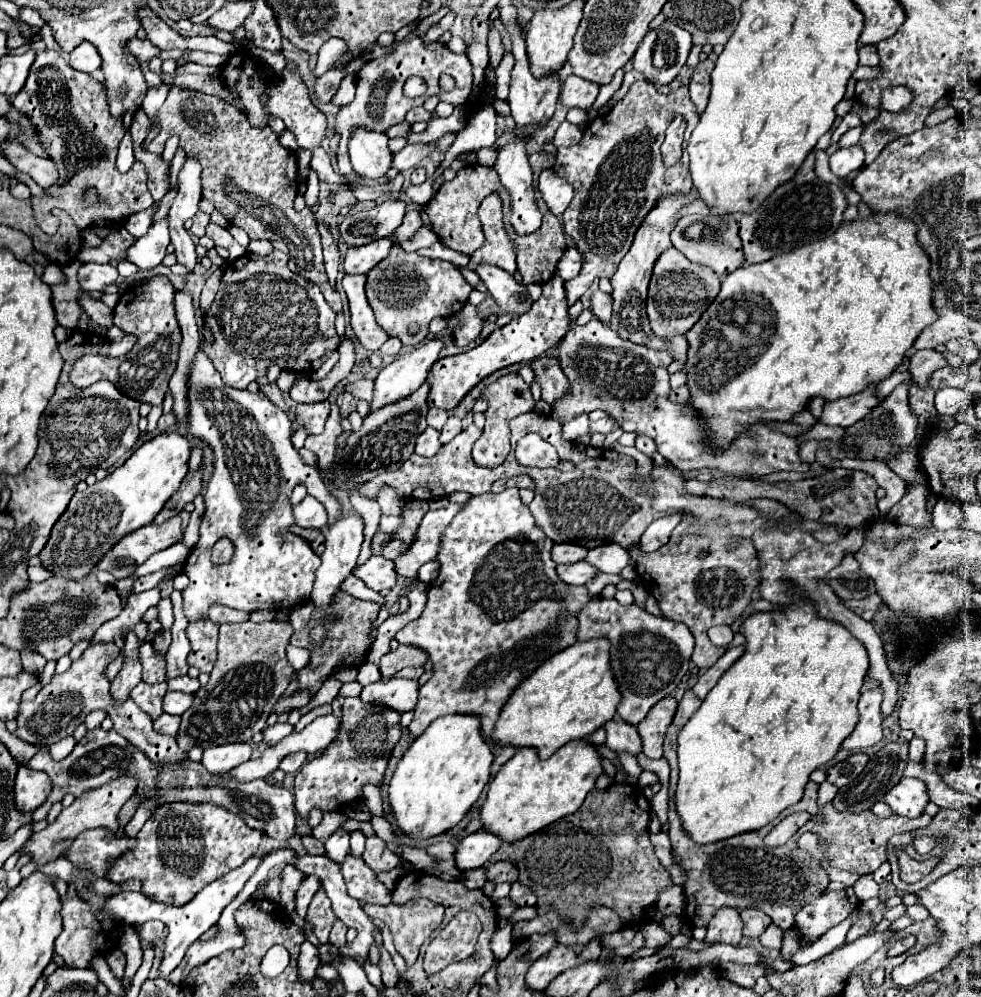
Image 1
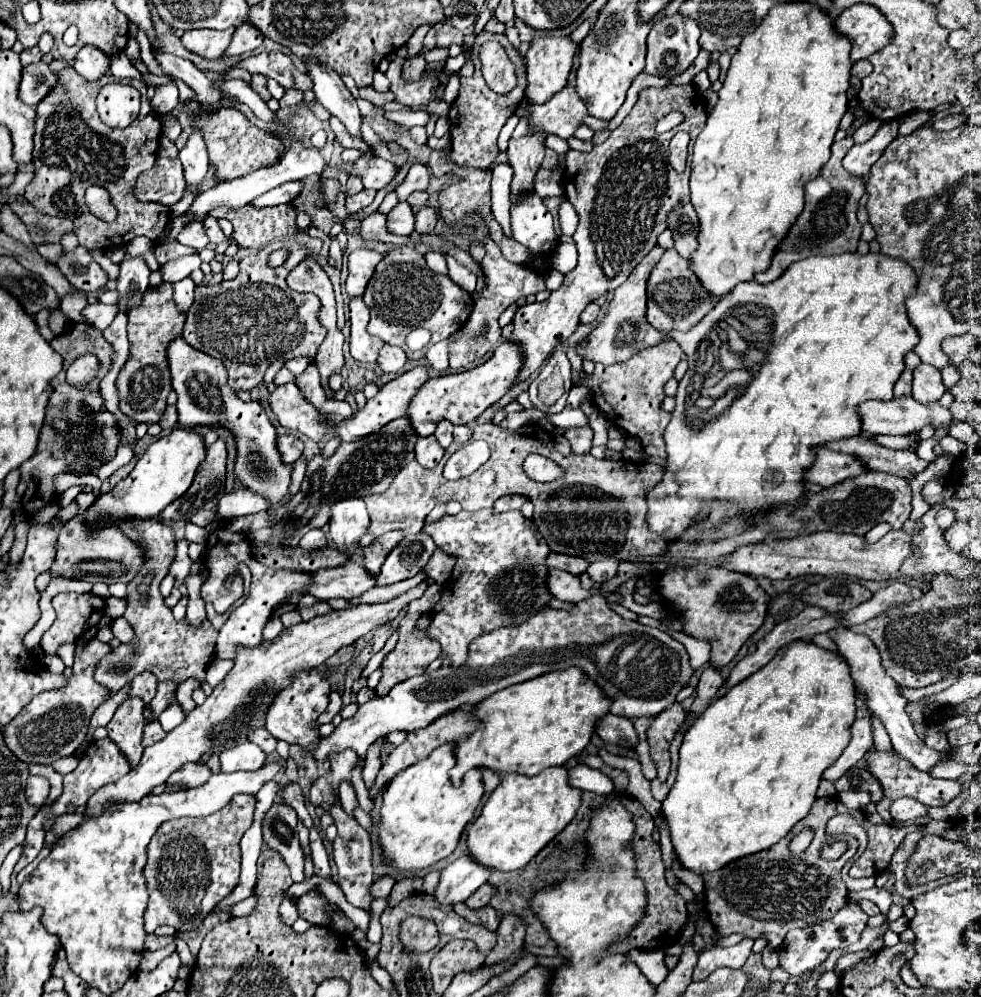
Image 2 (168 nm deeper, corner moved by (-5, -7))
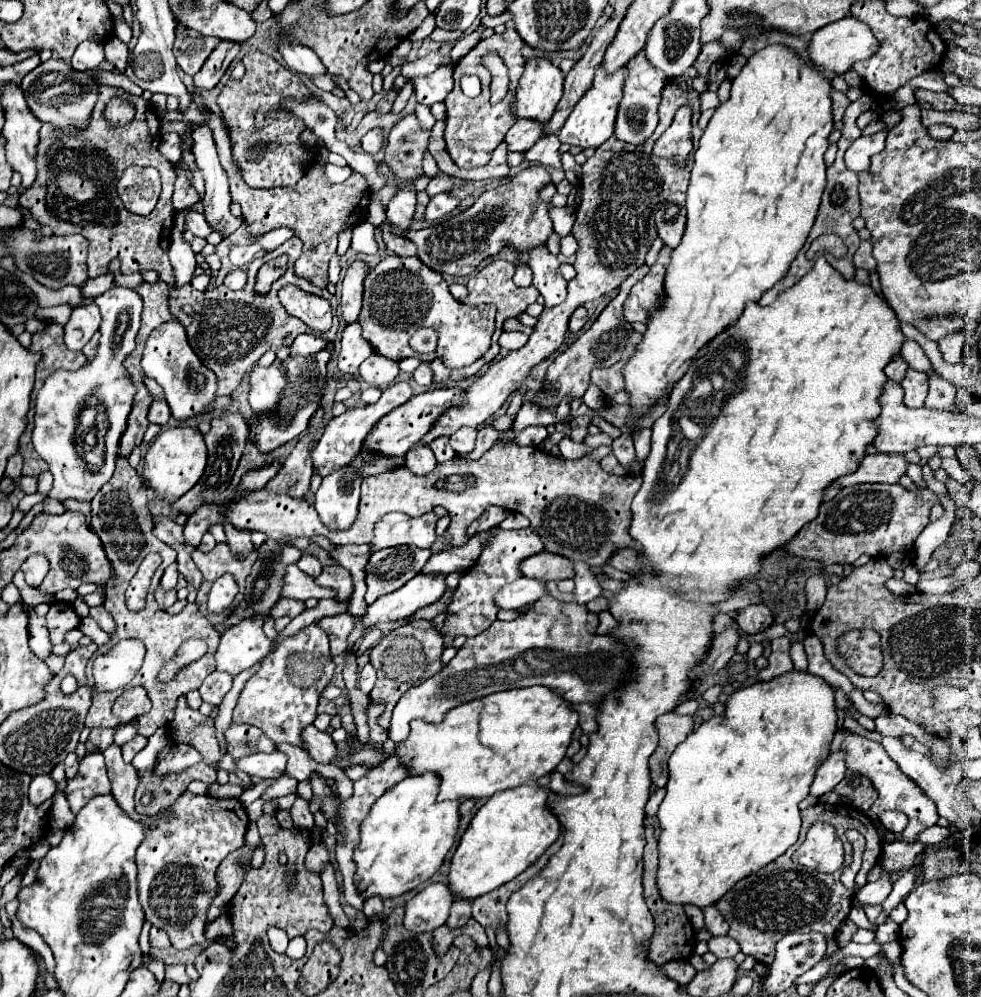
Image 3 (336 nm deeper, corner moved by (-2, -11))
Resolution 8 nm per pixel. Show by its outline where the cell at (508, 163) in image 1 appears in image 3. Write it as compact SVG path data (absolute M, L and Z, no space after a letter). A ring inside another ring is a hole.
M545 245L529 253L529 267L533 271L533 285L545 299L545 307L559 305L567 295L567 281L559 271L559 259Z

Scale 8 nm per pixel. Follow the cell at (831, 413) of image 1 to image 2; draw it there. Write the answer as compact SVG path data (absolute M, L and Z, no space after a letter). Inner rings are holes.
M912 397L908 399L890 399L890 401L866 401L858 405L860 421L862 421L862 431L870 435L910 435L920 431L926 423L934 421L934 427L938 425L952 425L952 415L948 409L940 407L938 403L922 405L914 401Z

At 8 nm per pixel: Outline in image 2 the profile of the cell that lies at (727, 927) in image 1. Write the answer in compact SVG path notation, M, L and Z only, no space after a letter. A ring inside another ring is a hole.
M744 937L740 943L736 943L732 947L712 947L708 951L702 951L698 957L698 963L694 967L692 979L702 981L720 967L740 969L746 963L748 955L752 953L752 945L754 945L754 941L750 937Z

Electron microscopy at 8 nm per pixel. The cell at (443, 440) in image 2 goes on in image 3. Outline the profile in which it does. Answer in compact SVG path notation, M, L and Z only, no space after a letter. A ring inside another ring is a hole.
M439 437L439 439L435 439L429 447L433 449L435 459L437 459L439 463L449 461L449 459L453 459L453 457L455 457L455 451L453 451L453 449L451 449L451 445L449 445L449 437Z

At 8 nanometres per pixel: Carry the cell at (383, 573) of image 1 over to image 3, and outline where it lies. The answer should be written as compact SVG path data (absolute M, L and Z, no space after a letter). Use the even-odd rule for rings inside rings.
M289 565L287 571L283 573L281 597L305 601L305 599L309 599L309 597L325 599L325 597L333 597L333 595L331 595L331 591L327 591L325 587L319 587L319 585L315 583L315 579L311 579L309 575L303 575L303 571L299 571L297 565Z

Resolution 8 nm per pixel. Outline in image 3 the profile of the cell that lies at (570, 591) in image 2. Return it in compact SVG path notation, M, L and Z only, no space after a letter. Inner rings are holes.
M521 577L495 593L495 605L499 609L521 609L521 607L527 607L529 603L537 601L545 593L547 593L545 581Z

